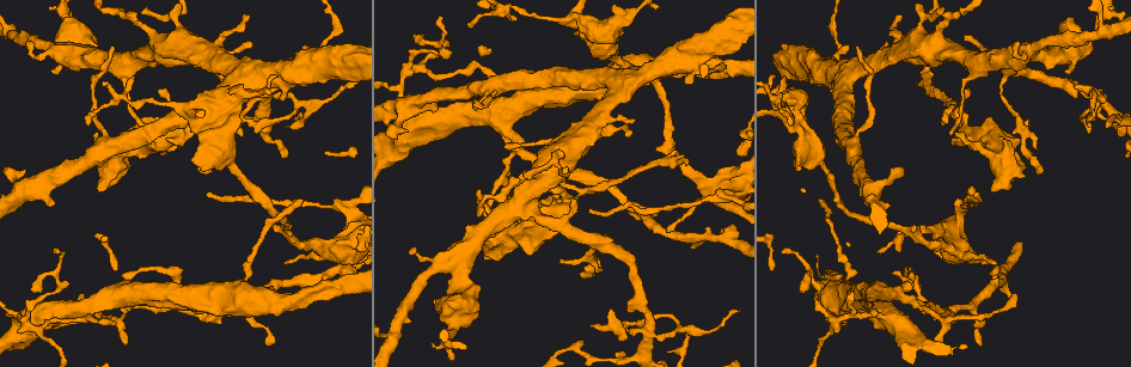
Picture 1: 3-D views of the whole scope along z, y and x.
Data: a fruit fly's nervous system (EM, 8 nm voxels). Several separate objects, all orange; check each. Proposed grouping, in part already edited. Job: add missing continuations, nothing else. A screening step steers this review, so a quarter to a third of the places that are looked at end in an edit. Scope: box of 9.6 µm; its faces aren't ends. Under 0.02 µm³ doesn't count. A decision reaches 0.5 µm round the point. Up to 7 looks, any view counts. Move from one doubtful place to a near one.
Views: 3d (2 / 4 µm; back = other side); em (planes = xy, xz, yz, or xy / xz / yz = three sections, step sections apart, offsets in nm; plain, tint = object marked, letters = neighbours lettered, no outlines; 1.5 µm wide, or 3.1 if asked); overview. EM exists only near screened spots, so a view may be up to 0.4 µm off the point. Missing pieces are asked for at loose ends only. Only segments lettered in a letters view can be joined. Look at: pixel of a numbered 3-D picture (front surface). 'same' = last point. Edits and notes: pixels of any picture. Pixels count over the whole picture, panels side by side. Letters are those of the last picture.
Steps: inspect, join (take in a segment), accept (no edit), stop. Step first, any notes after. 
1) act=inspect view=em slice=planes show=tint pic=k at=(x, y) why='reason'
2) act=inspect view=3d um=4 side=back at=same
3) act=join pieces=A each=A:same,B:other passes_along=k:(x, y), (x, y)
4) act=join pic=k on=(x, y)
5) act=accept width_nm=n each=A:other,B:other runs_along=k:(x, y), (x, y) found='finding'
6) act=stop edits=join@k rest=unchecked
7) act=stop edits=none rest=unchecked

act=inspect view=3d um=2 pic=1 at=(57, 250) why='thin end'

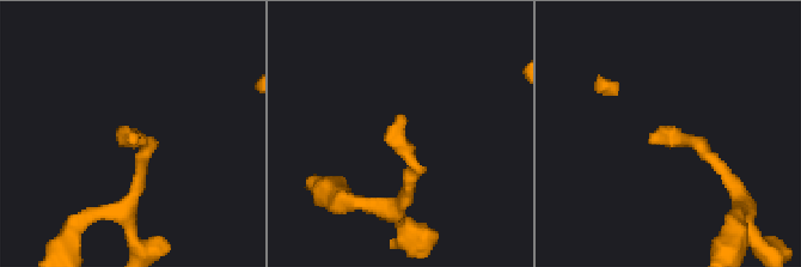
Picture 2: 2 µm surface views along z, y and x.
act=inspect view=em slice=yz step=8 show=letters pic=2 at=(402, 116) why='now the EM'

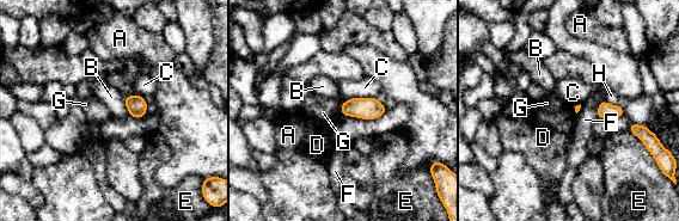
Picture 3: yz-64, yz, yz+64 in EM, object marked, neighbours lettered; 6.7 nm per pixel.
act=inspect view=em slice=planes show=letters at=same

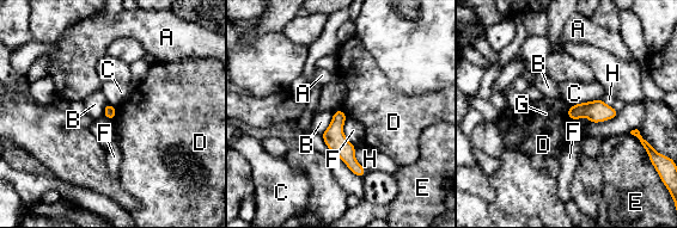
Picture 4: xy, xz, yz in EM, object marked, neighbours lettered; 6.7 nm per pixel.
act=accept width_nm=80 longest_contact=C:240nm each=A:other,B:other,C:other,D:other,E:other,F:other,G:other,H:other found='none of them fits'

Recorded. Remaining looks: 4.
act=inspect view=em slice=planes show=letters pic=1 at=(798, 164) why='branch stops here'

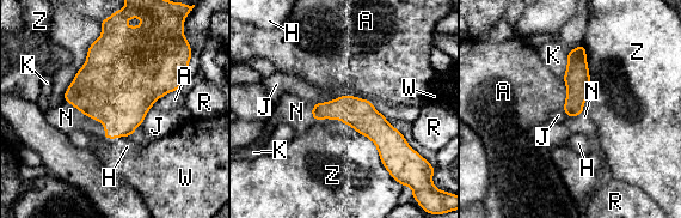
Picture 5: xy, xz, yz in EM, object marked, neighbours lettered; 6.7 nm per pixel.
act=join pieces=N width_nm=220 each=A:other,H:other,J:other,K:other,N:same,R:other,W:other,Z:other passes_along=5:(111, 88), (85, 114), (66, 117) found='it goes on there'

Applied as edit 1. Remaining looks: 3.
act=inspect view=em slice=planes show=letters pic=1 at=(1016, 294) why='thin end'

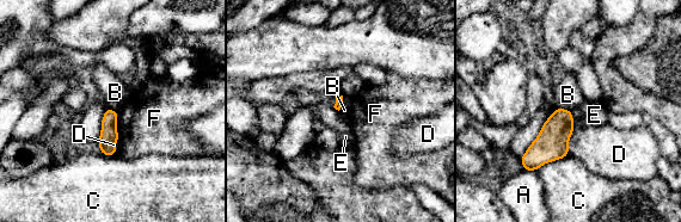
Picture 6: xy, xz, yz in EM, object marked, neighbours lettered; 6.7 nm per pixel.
act=accept longest_contact=F:280nm each=A:other,B:other,C:other,D:other,E:other,F:other border=6:(554, 108), (564, 108), (570, 111) found='no lettered segment goes on from it'

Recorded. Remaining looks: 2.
act=stop edits=join@5 rest=unchecked

